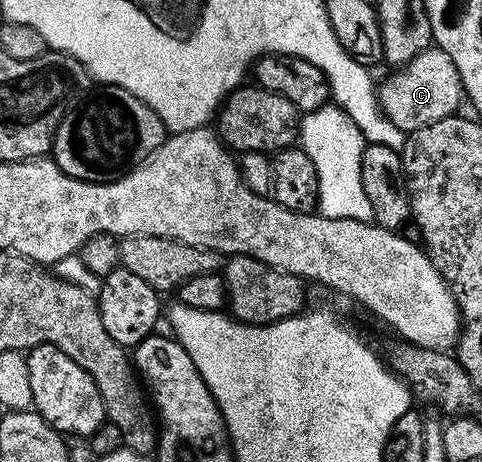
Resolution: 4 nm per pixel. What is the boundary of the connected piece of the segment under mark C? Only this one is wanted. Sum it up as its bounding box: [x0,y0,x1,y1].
[378,44,465,135]

